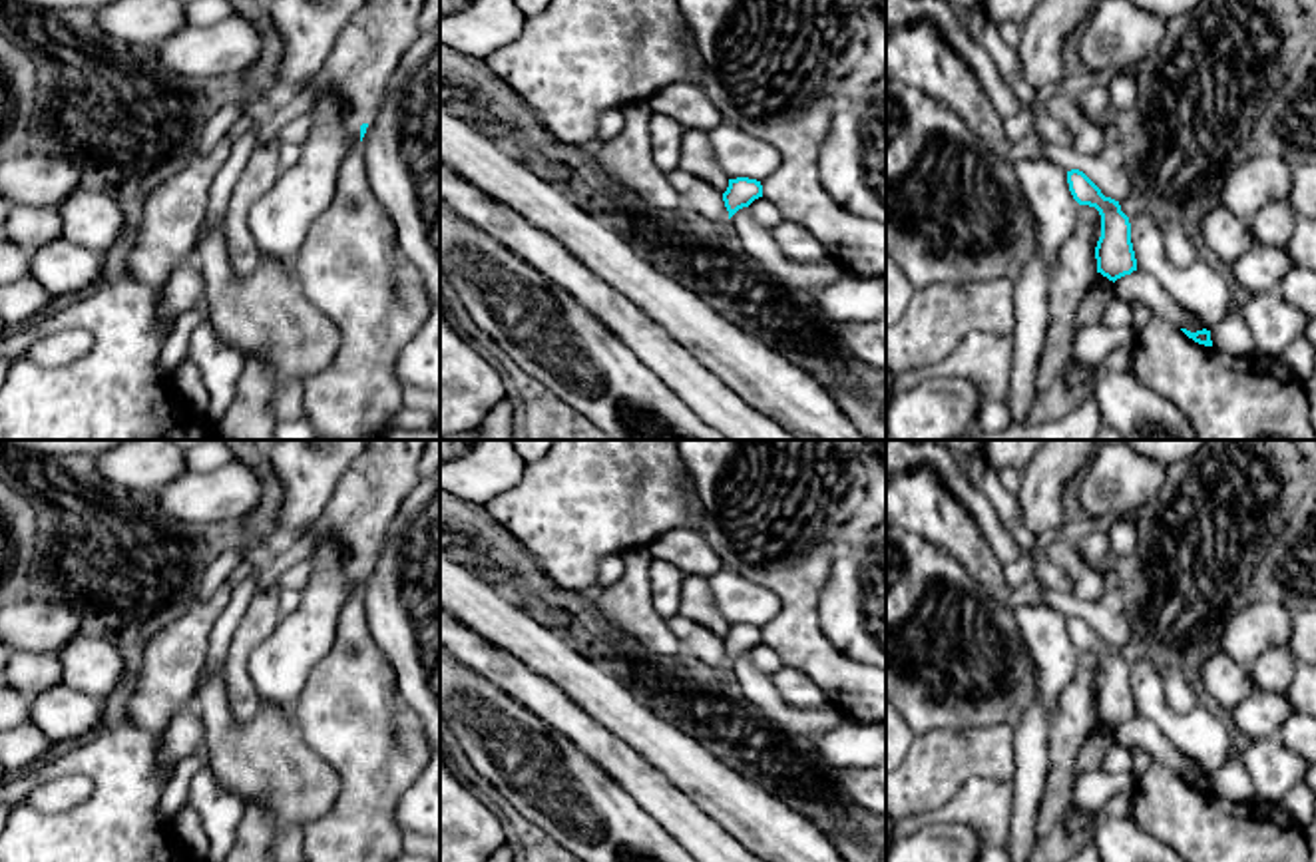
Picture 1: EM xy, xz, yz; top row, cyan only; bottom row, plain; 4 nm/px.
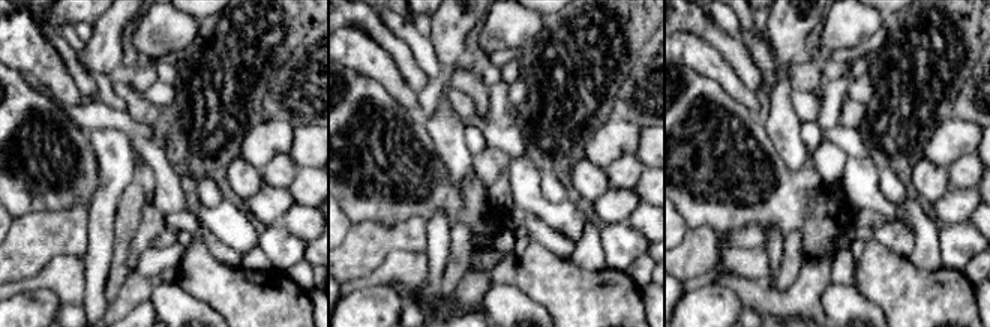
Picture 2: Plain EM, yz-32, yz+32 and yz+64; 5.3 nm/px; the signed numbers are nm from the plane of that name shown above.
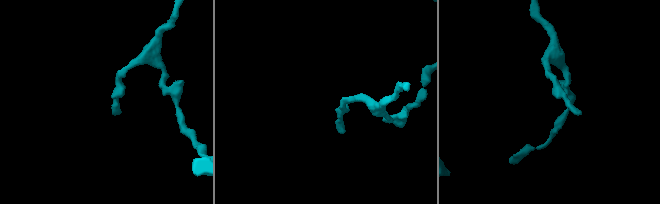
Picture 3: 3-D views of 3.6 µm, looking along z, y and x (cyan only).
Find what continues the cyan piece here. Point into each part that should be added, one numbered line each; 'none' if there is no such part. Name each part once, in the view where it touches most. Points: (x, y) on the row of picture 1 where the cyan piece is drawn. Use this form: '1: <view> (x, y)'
none

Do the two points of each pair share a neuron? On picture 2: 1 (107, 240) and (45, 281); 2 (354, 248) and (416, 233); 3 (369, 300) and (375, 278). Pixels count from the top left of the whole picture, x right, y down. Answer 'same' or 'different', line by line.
1: different
2: same
3: different

